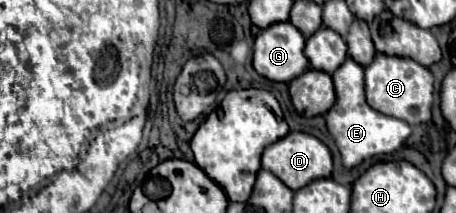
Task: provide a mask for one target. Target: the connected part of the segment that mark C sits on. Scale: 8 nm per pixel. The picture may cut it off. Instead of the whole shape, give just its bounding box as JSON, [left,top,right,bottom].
[366,54,434,126]

